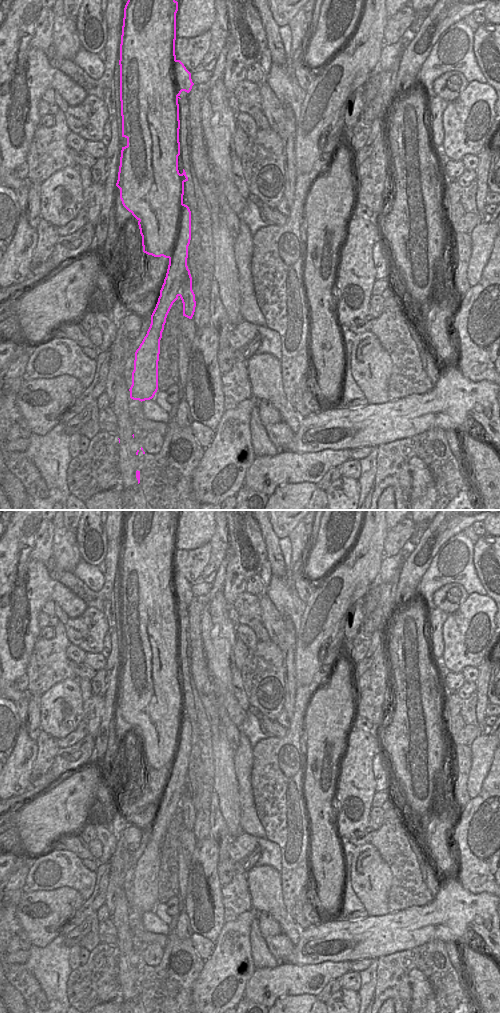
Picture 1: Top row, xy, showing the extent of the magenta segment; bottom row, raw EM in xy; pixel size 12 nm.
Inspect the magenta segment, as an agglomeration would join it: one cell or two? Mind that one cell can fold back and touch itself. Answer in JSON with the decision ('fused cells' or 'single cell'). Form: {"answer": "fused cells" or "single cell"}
{"answer": "fused cells"}

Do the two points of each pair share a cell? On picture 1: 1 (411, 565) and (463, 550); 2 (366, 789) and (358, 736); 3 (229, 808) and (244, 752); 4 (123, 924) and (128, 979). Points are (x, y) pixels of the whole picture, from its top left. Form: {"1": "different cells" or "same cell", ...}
{"1": "different cells", "2": "same cell", "3": "different cells", "4": "same cell"}

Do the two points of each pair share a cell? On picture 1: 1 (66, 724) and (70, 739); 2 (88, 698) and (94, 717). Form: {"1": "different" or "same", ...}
{"1": "different", "2": "same"}

